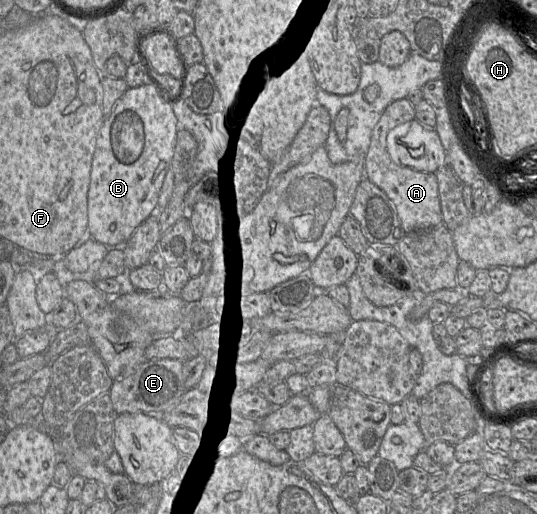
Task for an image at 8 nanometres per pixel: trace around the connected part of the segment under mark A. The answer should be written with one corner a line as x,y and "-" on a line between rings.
407,98
389,104
372,131
370,146
364,158
365,177
383,190
393,202
406,234
425,231
443,223
436,174
399,166
387,151
386,138
389,131
414,119
415,108

